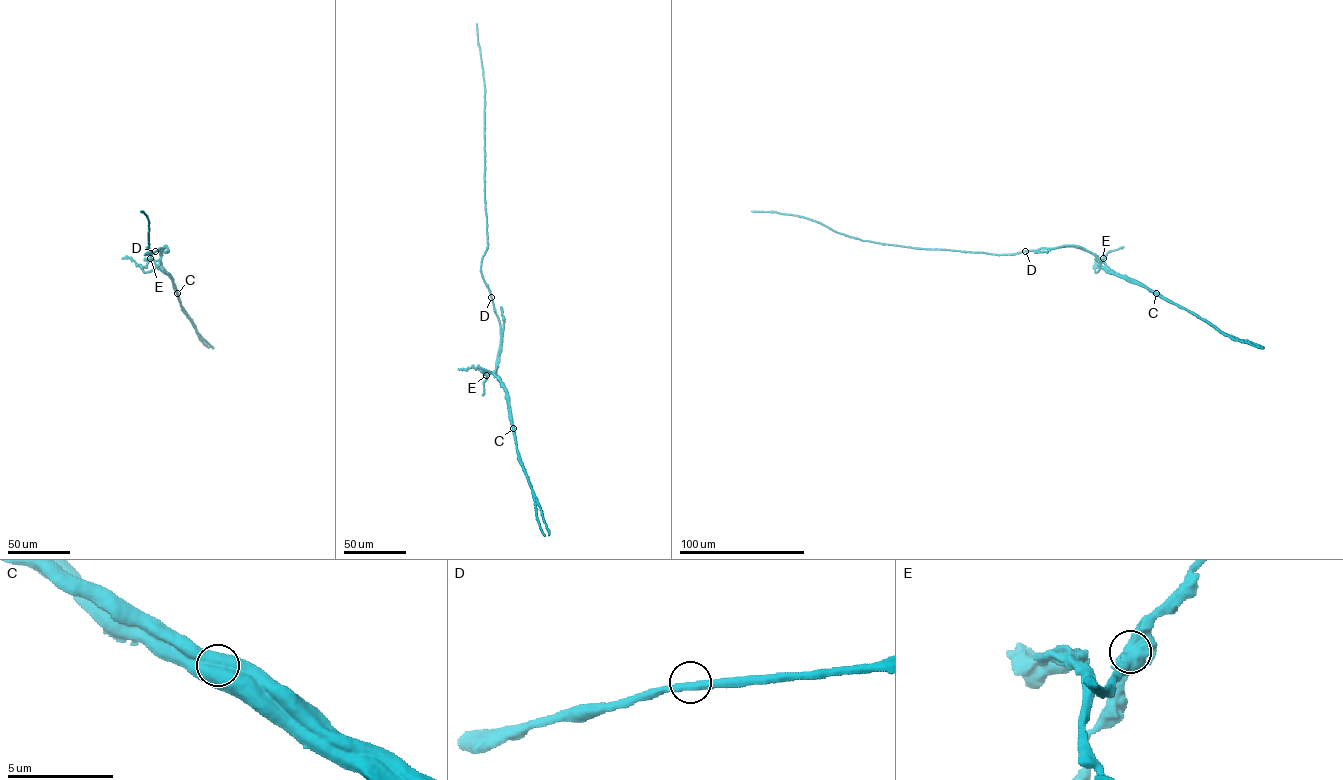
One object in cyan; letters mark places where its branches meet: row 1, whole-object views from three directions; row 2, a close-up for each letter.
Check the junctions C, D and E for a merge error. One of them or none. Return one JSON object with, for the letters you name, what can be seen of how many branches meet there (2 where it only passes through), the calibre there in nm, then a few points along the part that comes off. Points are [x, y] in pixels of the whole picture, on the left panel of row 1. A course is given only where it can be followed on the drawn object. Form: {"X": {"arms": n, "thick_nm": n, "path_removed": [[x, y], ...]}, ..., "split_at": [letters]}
{"C": {"arms": 2, "thick_nm": 750, "path_removed": [[177, 293], [173, 279], [160, 261], [164, 246], [145, 254], [151, 252], [148, 247], [149, 221], [140, 211]]}, "split_at": ["C"]}

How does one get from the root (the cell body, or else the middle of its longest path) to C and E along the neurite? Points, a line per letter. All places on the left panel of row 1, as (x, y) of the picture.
C: (155, 251), (164, 246), (160, 252), (161, 266), (171, 276), (177, 293)
E: (155, 251), (164, 246), (158, 259), (150, 258)

